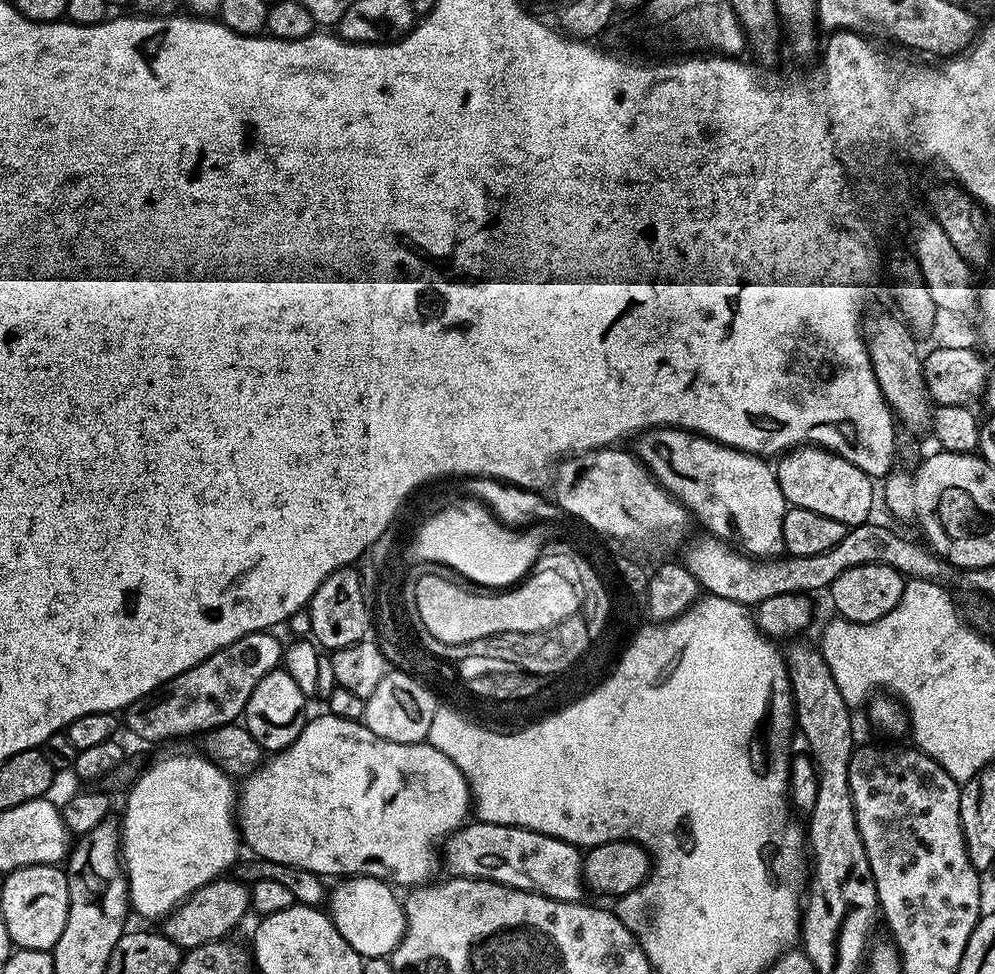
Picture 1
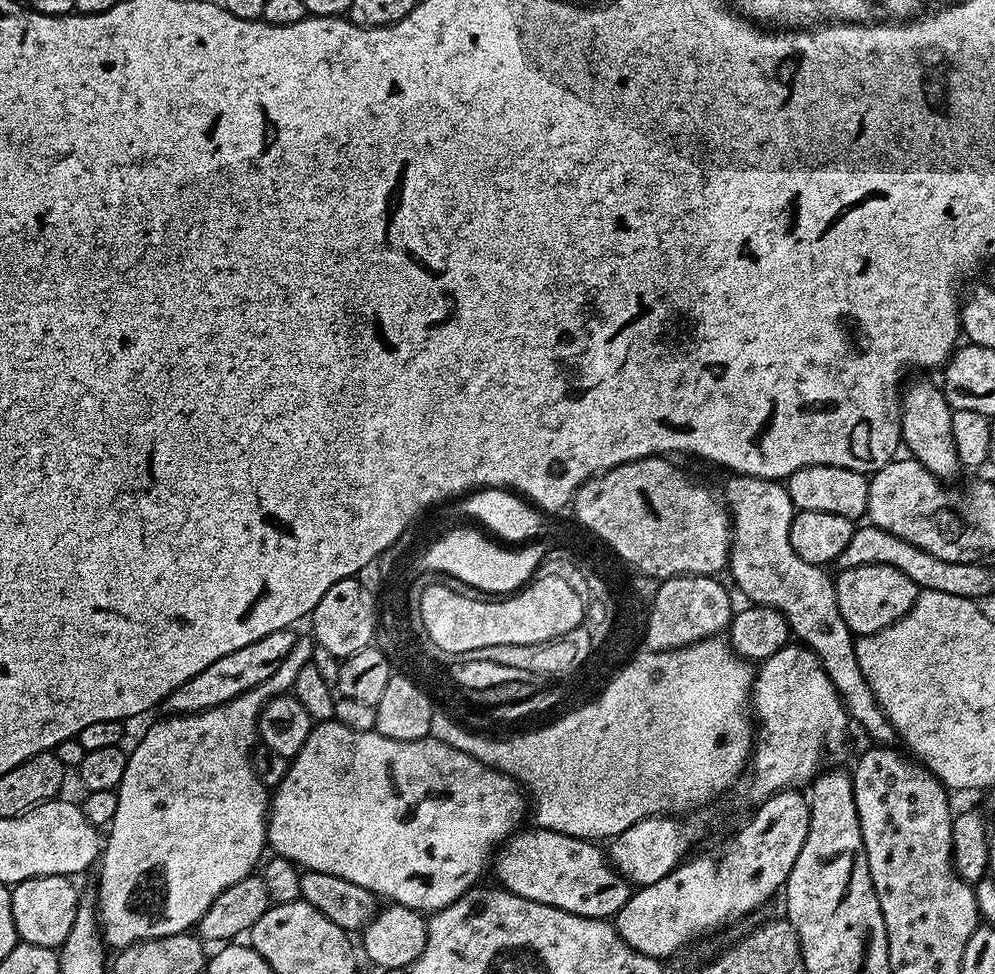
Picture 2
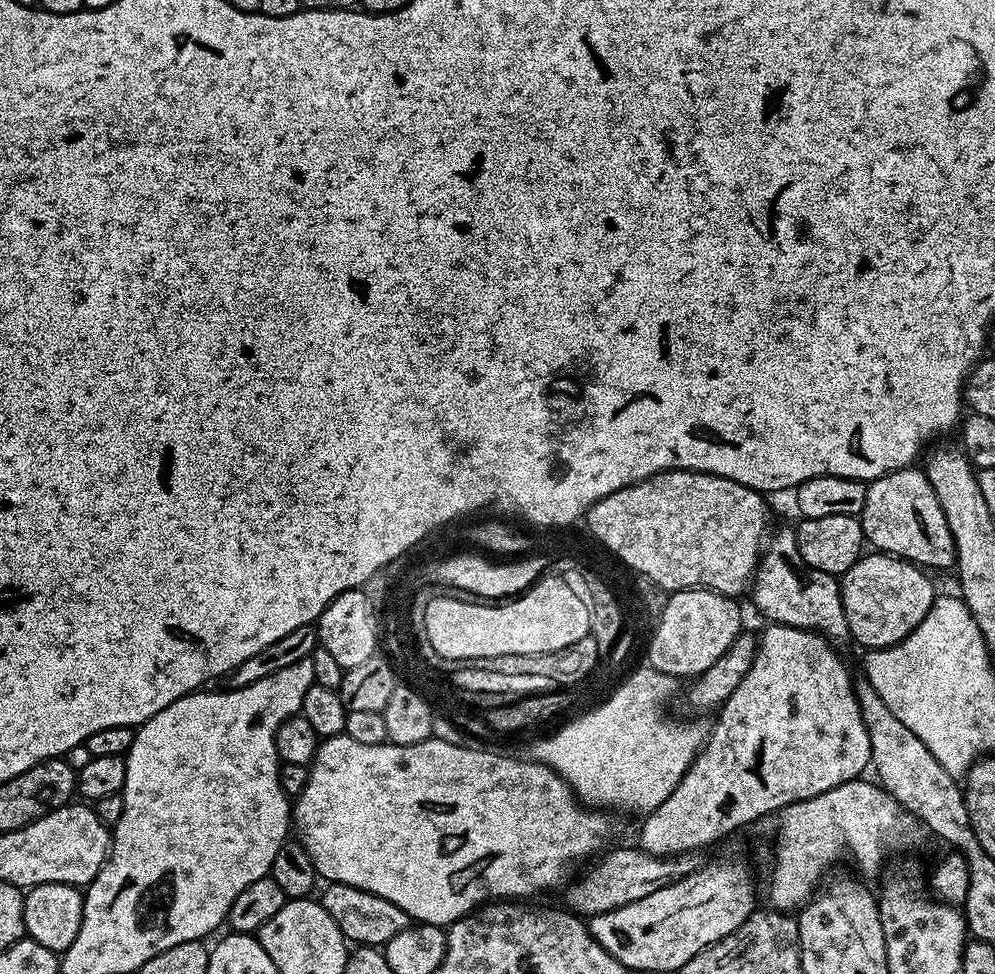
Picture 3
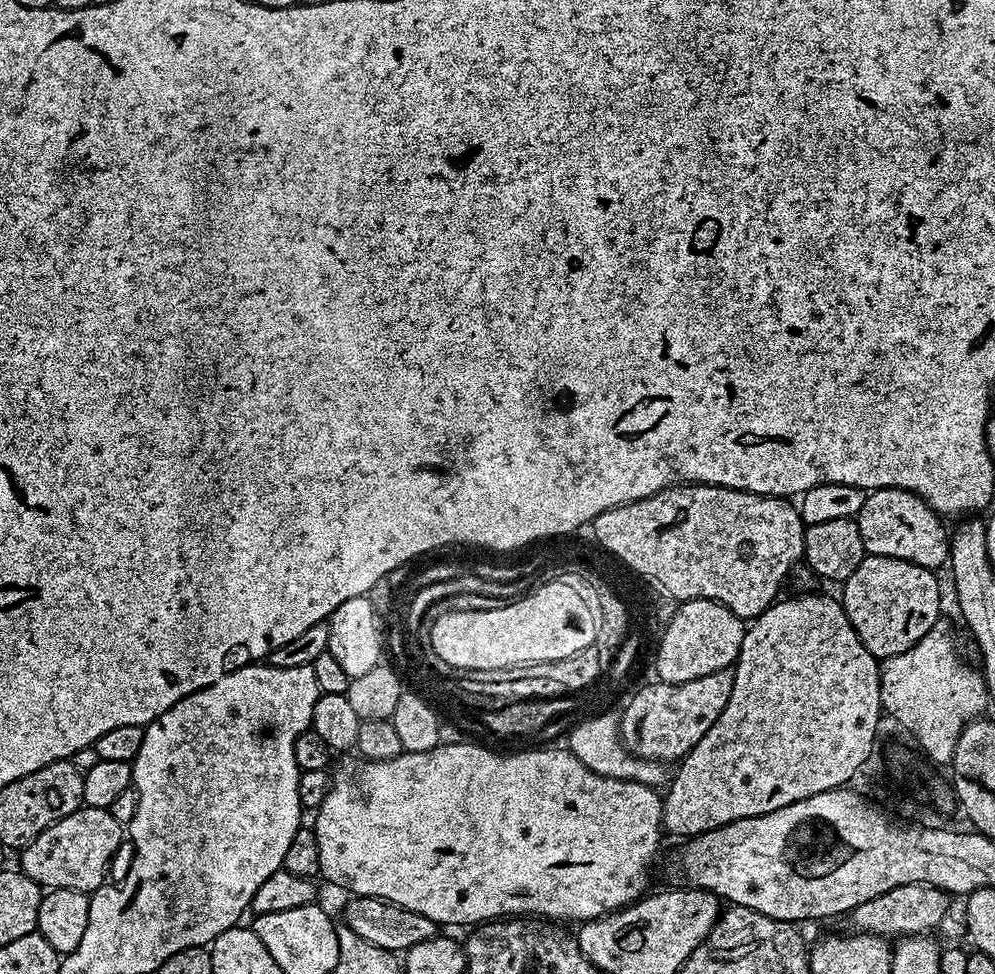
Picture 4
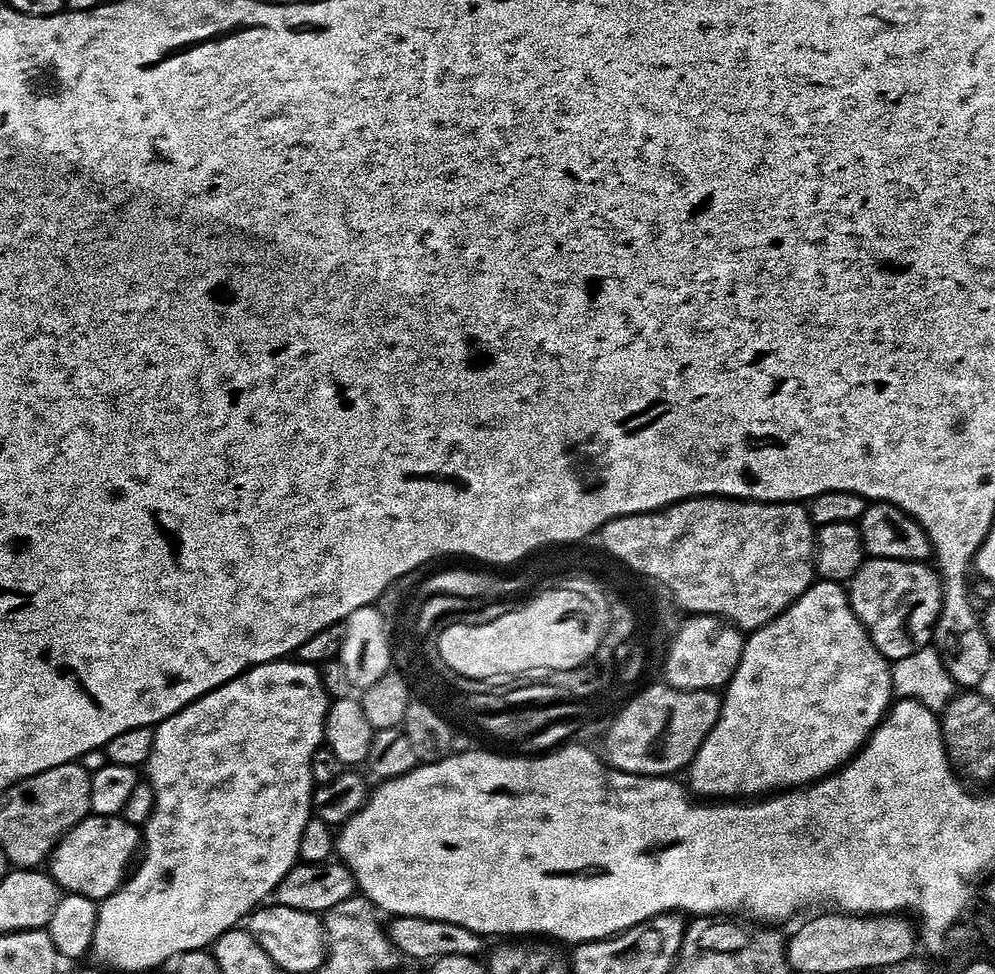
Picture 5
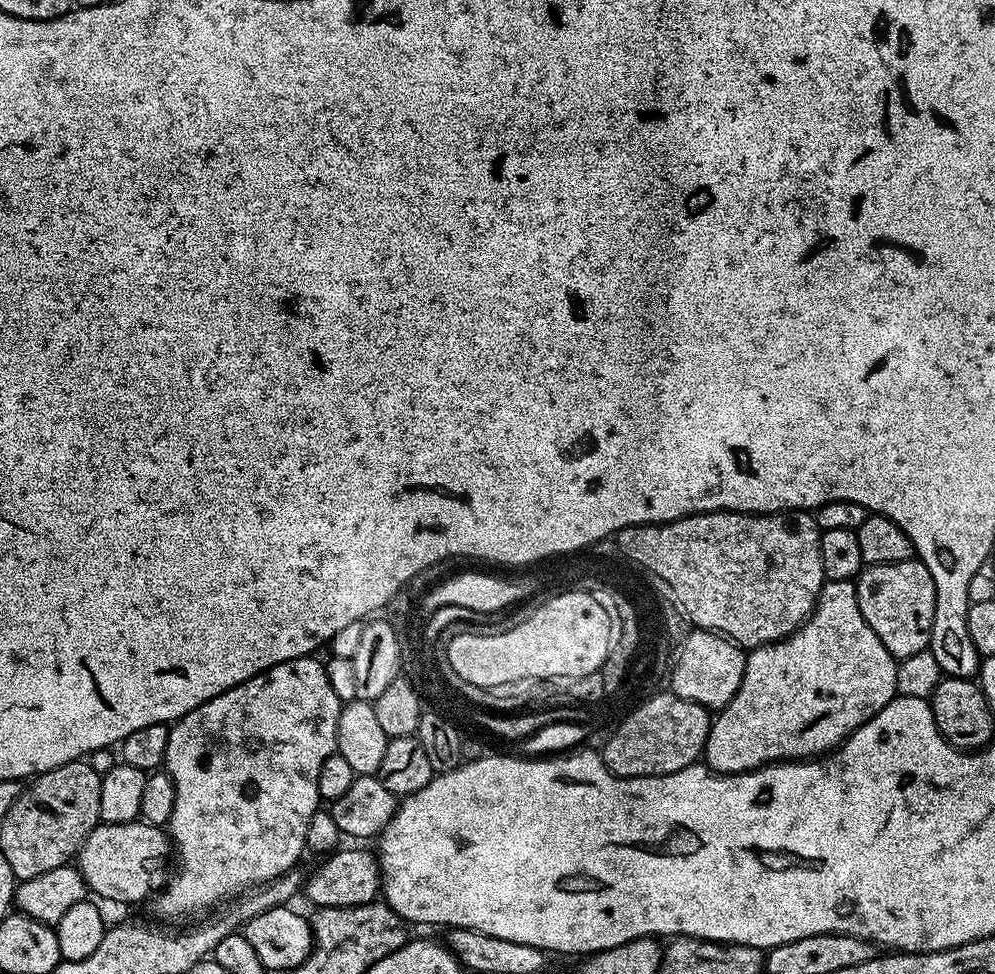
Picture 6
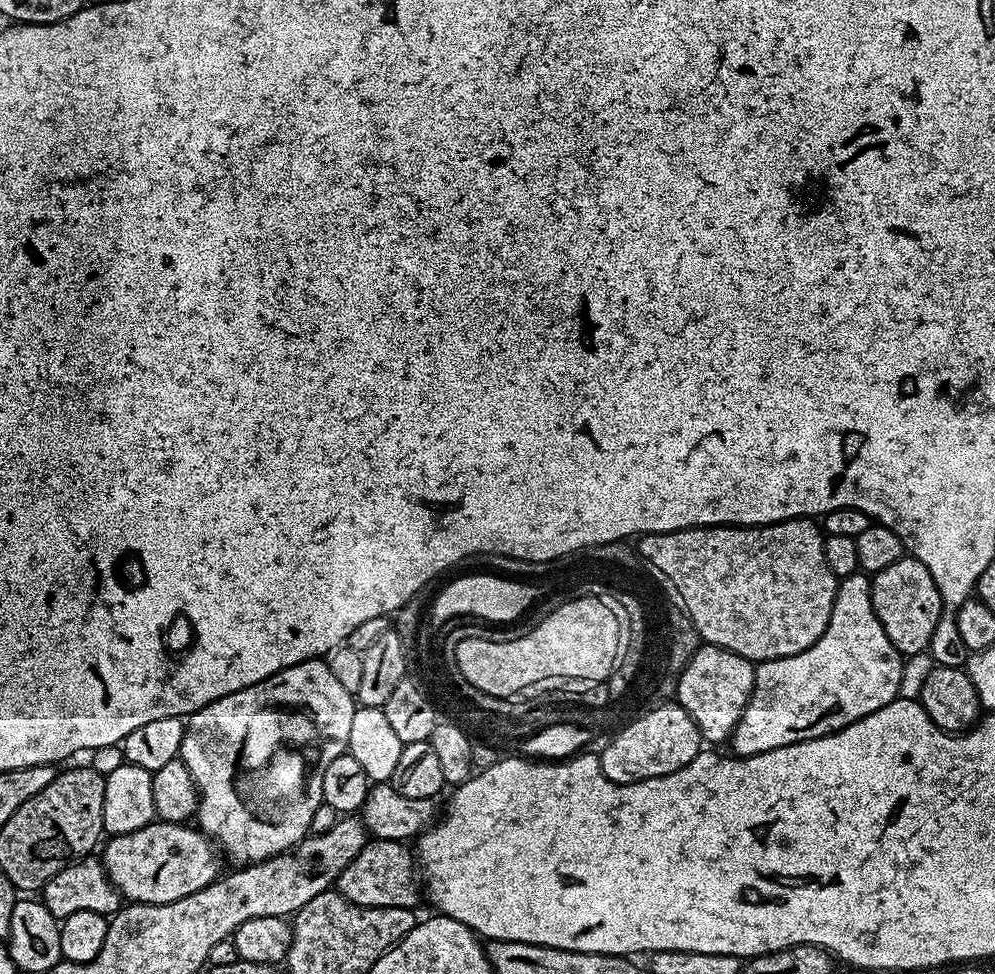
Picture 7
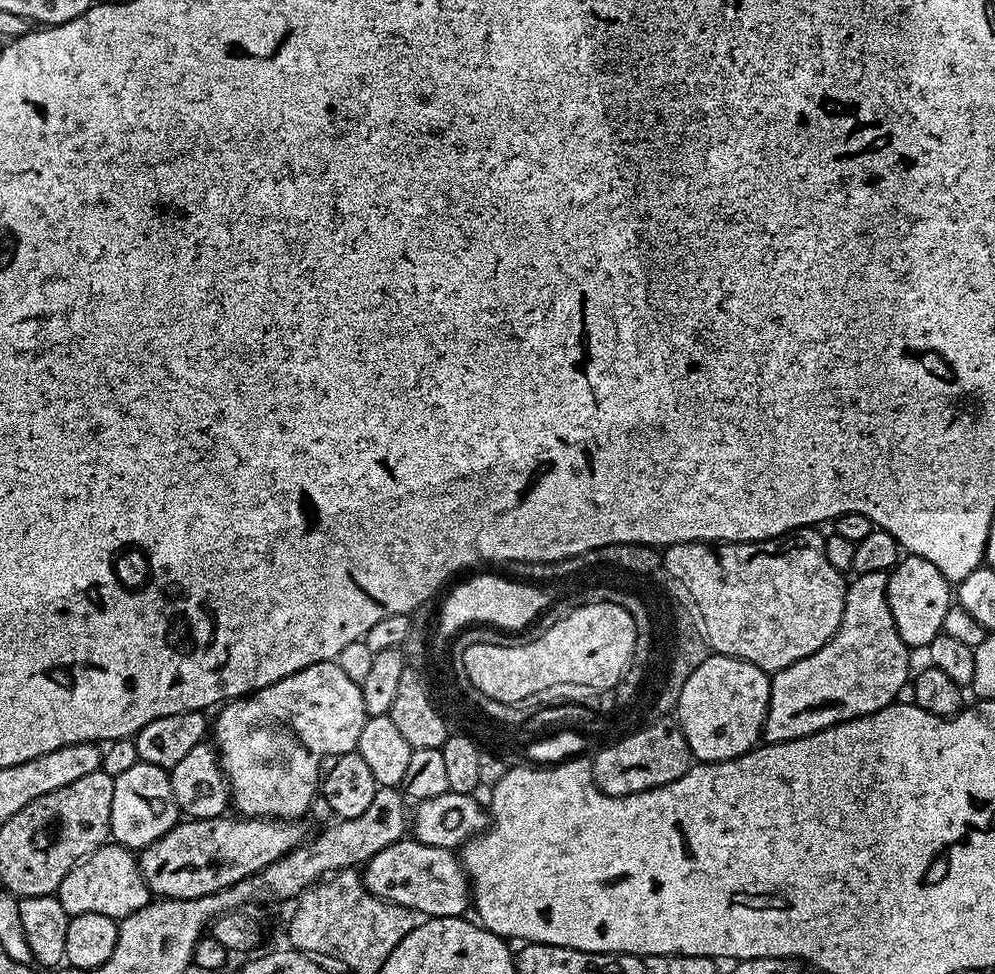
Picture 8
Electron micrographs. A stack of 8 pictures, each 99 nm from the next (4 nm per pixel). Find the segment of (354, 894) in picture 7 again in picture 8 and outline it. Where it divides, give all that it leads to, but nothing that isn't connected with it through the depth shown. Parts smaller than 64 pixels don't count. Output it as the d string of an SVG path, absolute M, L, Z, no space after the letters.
M405 838L386 846L386 850L378 850L363 865L362 879L370 894L413 909L424 918L464 916L470 908L470 881L459 855L450 848L419 844L414 838Z

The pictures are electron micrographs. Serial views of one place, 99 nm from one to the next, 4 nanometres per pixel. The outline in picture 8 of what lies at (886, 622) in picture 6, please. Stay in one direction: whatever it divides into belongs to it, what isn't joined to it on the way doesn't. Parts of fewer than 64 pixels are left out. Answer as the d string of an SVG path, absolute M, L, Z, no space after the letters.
M905 555L900 563L888 573L888 605L890 614L894 614L894 626L909 649L927 649L930 642L944 631L946 610L954 603L953 585L926 558Z

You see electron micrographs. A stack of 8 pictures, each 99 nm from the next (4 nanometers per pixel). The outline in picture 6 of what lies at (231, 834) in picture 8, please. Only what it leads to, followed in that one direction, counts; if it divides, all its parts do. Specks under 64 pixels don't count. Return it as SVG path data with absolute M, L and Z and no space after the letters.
M139 819L131 820L125 824L105 824L101 822L84 839L84 844L78 853L78 867L84 879L84 884L93 897L101 896L101 898L96 898L101 901L113 900L116 904L136 904L139 900L146 899L148 895L151 897L153 894L159 893L168 883L170 879L168 856L170 860L173 852L170 837L164 828L155 828Z

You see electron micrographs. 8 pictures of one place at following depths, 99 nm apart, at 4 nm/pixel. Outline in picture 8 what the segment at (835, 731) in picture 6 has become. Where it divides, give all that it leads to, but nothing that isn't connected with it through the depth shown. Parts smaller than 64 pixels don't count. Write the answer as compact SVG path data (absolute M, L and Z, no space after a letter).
M888 573L862 574L847 585L846 606L842 610L842 622L838 630L814 654L786 666L780 672L771 673L768 716L764 719L763 739L770 744L786 742L826 730L835 724L868 716L895 701L898 690L909 683L908 655L910 649L902 642L894 626L894 614L888 605Z

